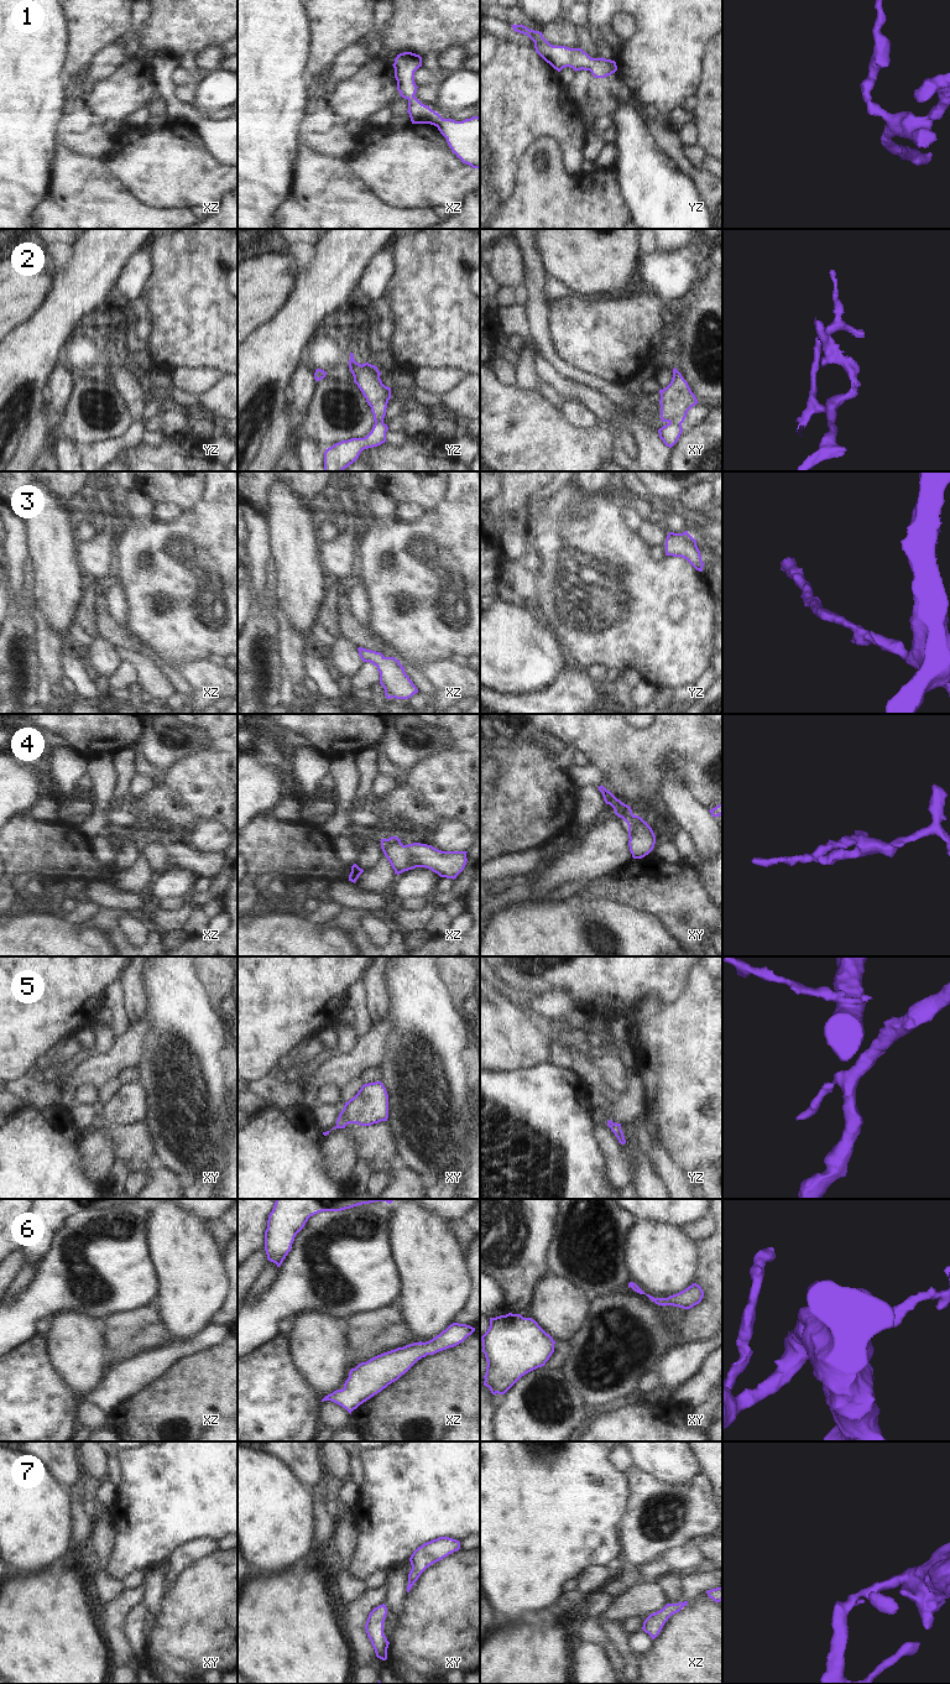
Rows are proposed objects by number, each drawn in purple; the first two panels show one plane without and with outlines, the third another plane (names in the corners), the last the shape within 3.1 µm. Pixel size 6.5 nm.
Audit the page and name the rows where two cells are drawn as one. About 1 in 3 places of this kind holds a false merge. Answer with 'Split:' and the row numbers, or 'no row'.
Split: 2

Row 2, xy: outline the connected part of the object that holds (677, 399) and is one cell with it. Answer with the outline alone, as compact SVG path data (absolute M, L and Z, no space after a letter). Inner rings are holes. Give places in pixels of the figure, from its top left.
M675 367L670 384L659 390L659 393L662 422L673 422L682 426L688 411L699 403L688 382Z

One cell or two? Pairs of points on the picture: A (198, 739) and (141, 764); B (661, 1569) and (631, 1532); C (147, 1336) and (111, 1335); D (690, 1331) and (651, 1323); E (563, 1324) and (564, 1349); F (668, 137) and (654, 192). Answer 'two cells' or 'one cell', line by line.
A: two cells
B: two cells
C: one cell
D: two cells
E: two cells
F: two cells

